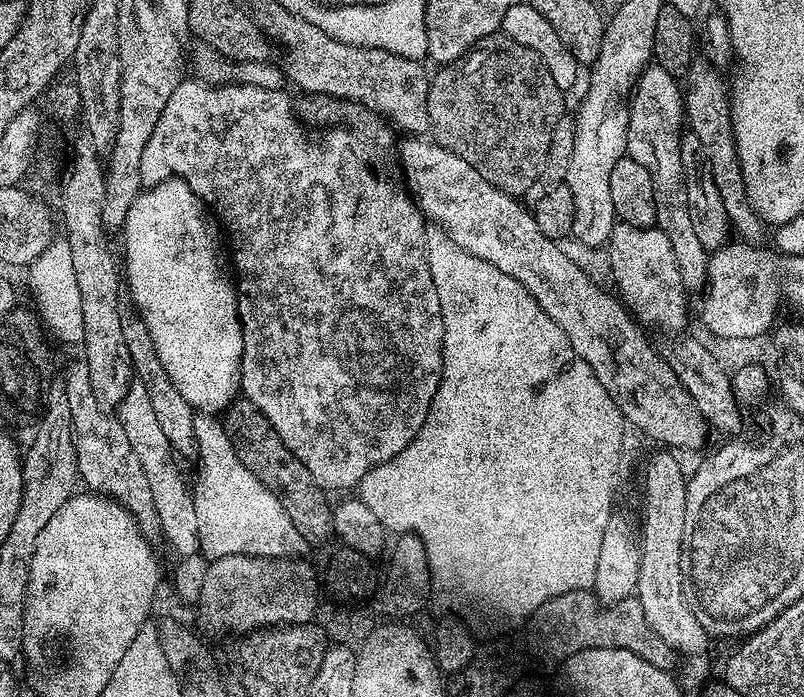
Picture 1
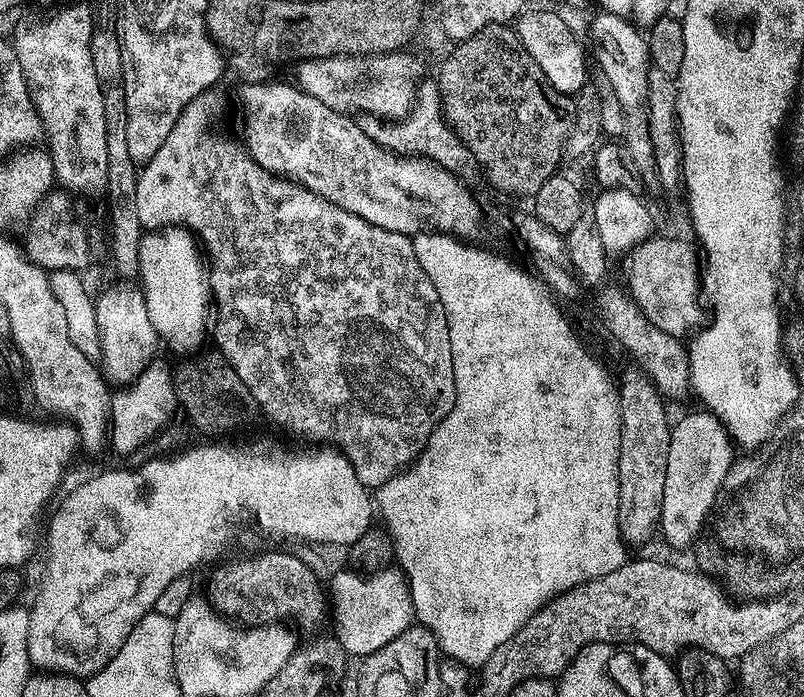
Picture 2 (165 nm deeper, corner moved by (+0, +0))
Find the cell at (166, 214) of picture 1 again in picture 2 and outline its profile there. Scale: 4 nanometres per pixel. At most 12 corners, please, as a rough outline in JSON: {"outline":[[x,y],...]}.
{"outline":[[191,235],[141,239],[138,280],[157,337],[192,354],[210,324]]}

